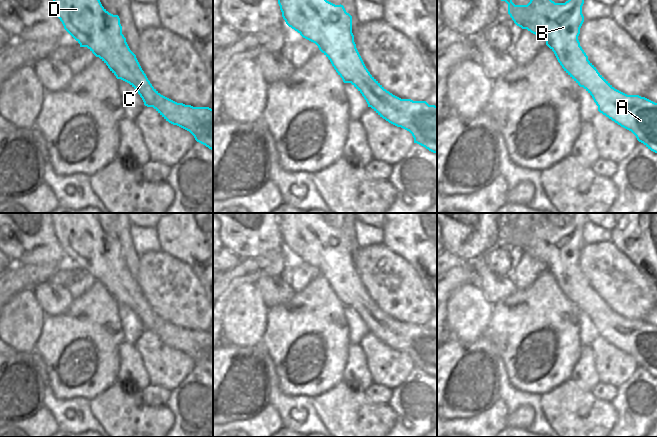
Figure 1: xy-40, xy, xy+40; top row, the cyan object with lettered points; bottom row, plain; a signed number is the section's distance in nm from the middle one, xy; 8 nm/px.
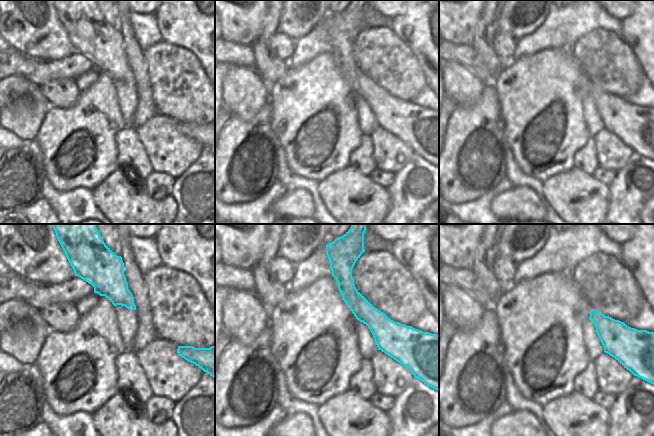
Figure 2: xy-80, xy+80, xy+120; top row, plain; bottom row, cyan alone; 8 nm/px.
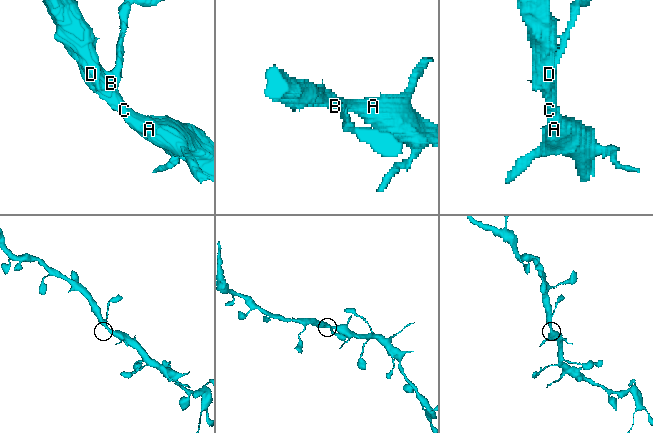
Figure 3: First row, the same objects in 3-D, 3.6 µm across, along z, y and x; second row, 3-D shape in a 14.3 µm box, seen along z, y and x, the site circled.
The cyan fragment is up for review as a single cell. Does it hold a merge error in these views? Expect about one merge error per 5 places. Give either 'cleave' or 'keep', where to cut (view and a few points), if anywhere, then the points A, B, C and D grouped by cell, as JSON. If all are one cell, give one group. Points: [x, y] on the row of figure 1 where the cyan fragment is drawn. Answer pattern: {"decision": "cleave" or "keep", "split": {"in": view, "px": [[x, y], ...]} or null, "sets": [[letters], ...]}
{"decision": "keep", "split": null, "sets": [["A", "B", "C", "D"]]}

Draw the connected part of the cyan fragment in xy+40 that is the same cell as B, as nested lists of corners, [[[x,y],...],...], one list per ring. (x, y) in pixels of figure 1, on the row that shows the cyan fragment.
[[[512,0],[501,1],[508,4],[508,14],[517,26],[546,40],[546,45],[554,52],[564,71],[592,96],[600,113],[631,131],[639,142],[657,153],[657,103],[615,89],[588,60],[588,56],[580,46],[578,36],[584,22],[582,14],[584,0],[568,0],[565,3],[530,0],[527,5],[515,5]]]

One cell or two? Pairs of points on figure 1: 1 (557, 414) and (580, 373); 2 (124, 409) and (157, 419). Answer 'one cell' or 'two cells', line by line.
1: two cells
2: one cell

